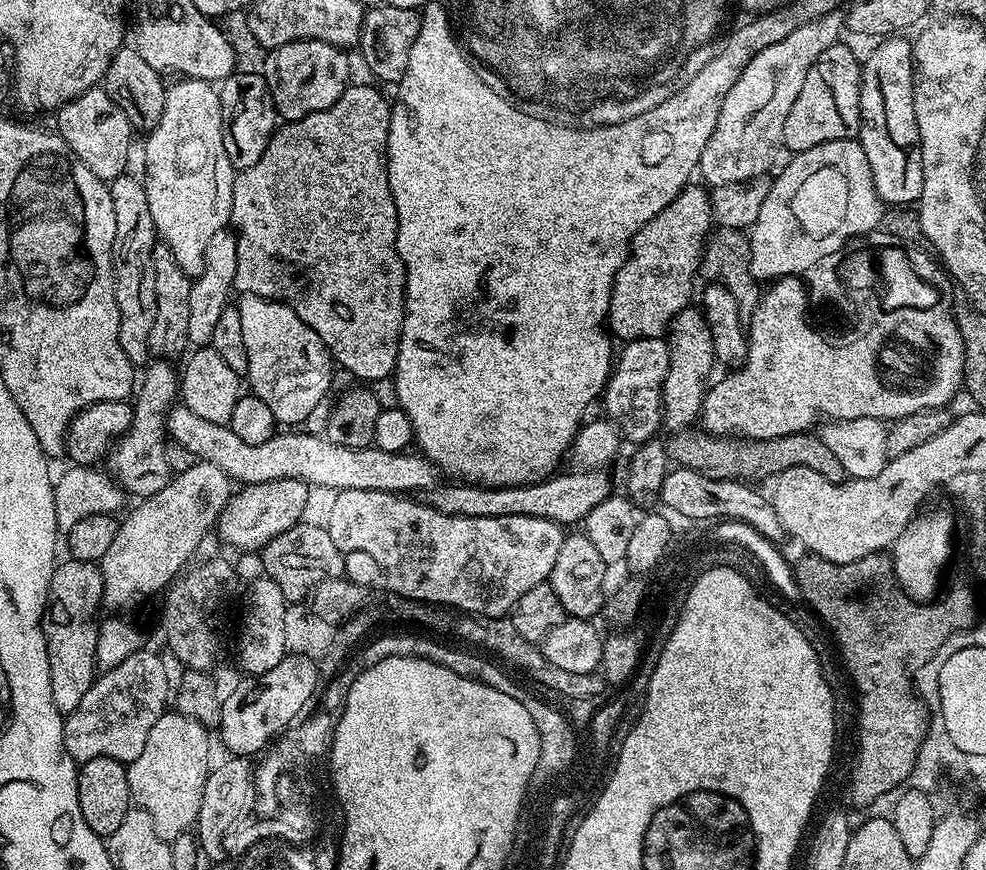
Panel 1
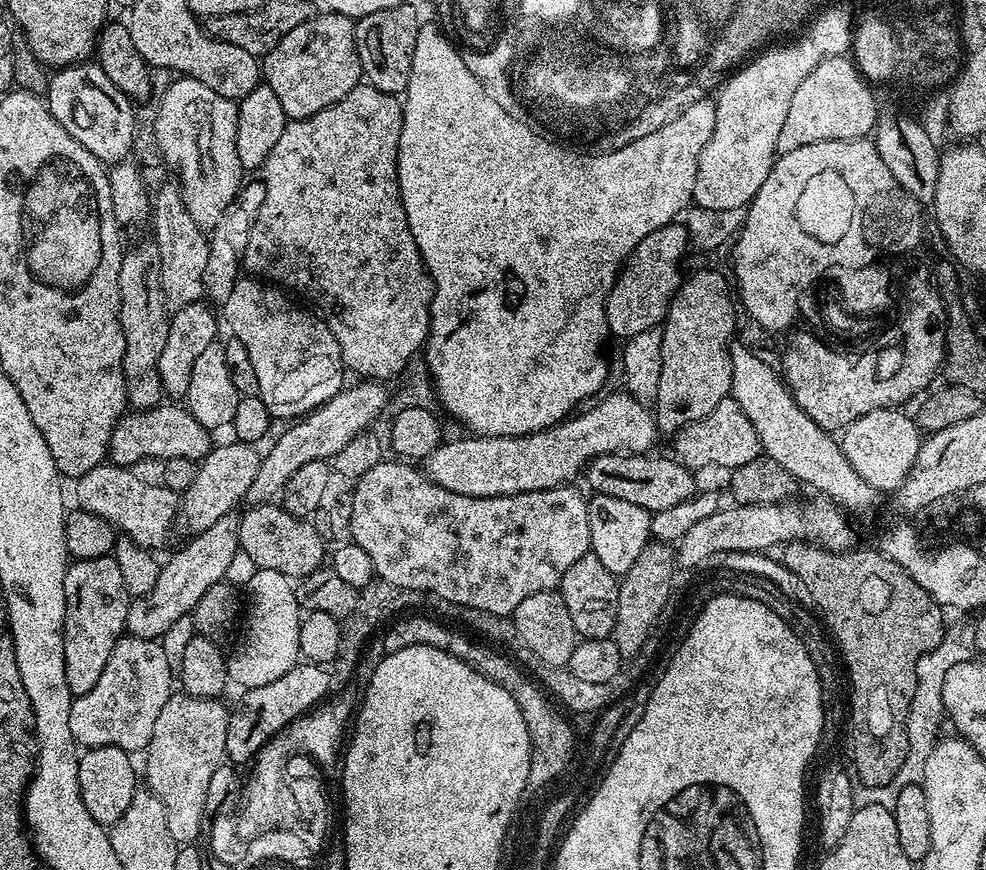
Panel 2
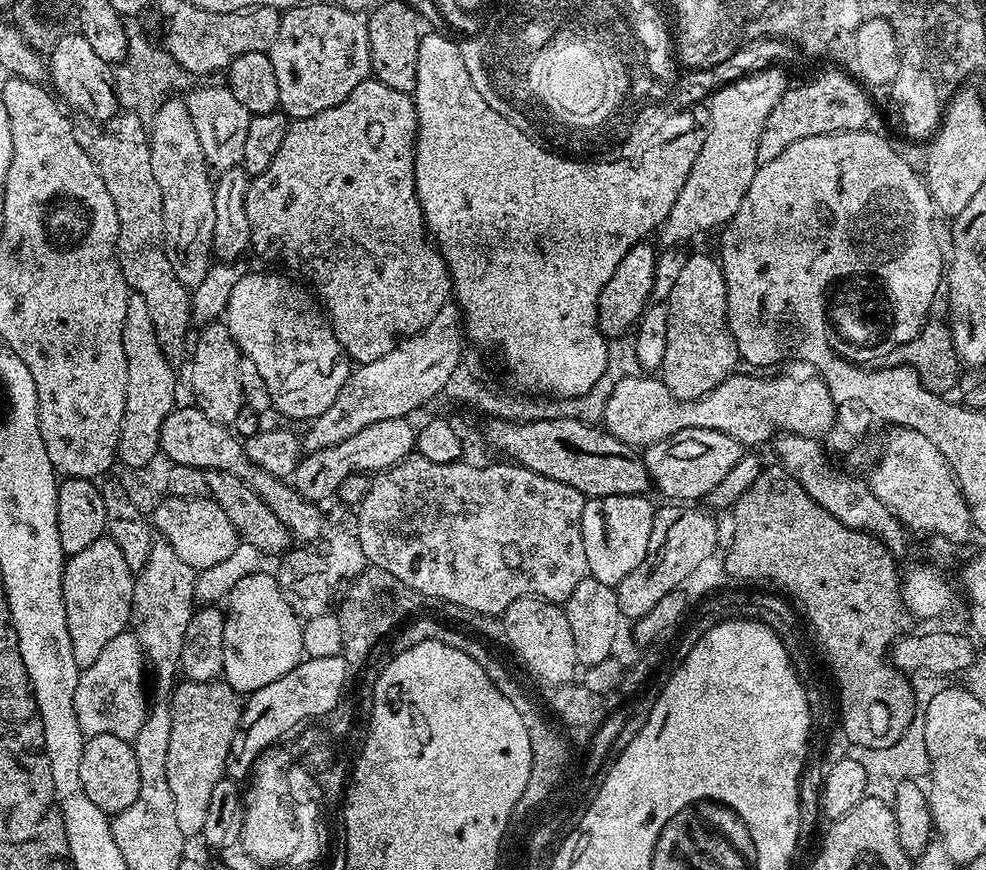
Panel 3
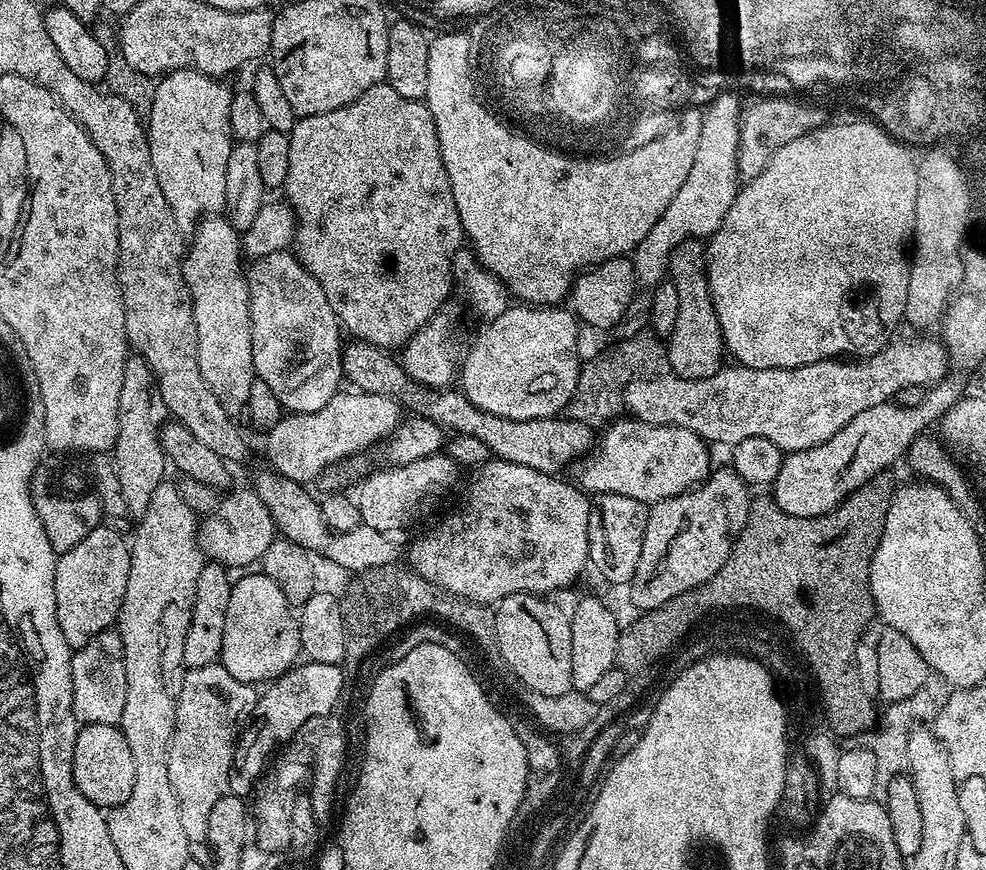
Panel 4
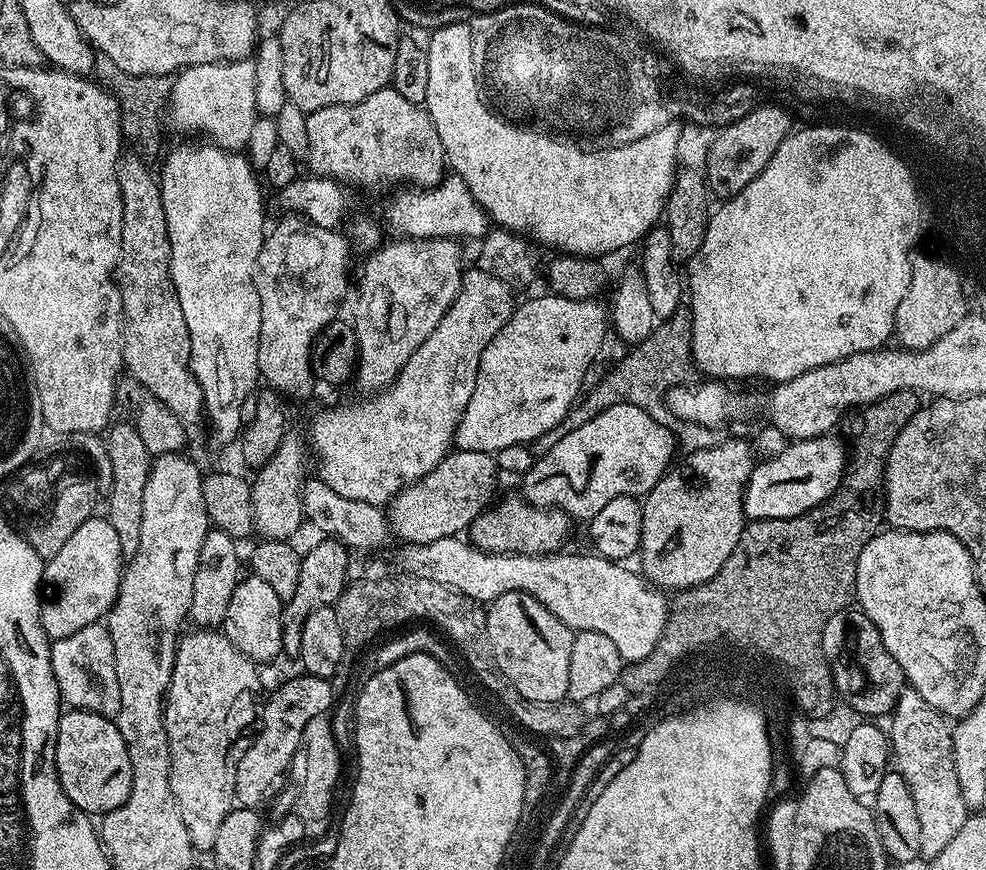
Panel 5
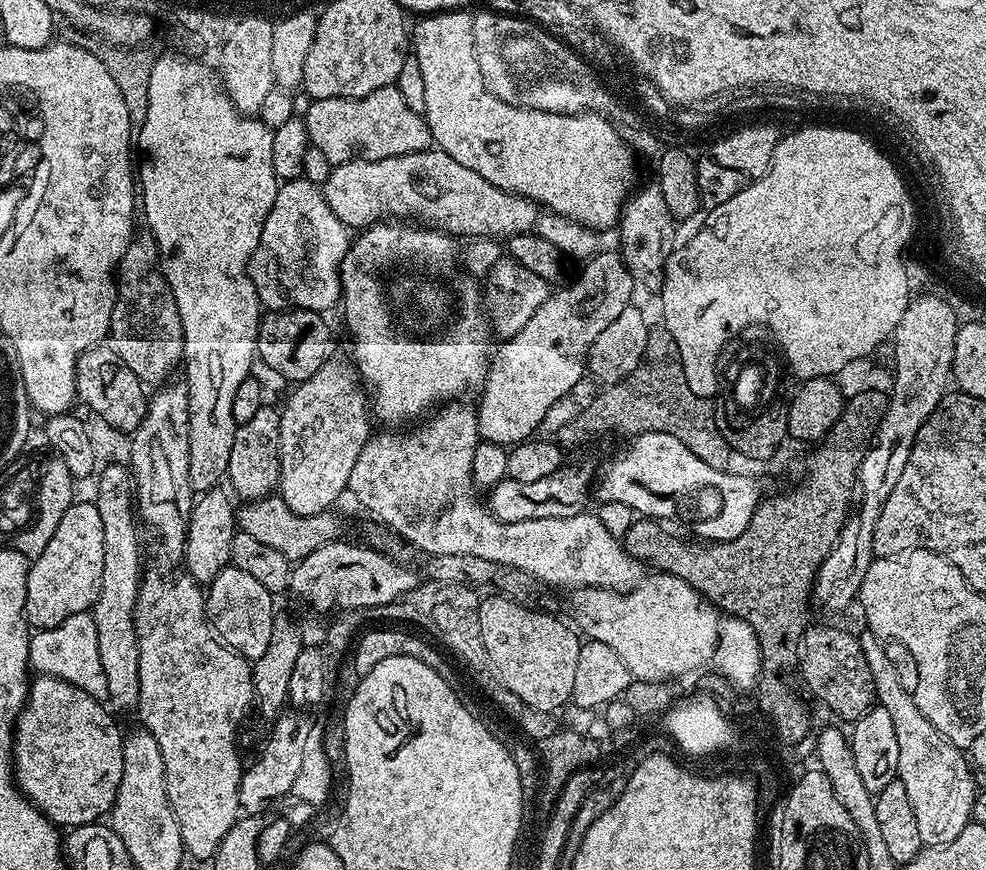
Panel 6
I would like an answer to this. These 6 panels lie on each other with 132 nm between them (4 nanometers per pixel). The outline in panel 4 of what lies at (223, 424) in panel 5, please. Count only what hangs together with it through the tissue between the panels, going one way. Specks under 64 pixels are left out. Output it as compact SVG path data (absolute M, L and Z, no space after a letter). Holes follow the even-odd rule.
M209 214L191 233L190 247L184 253L184 277L198 330L198 366L210 390L214 390L214 398L218 398L226 411L233 414L247 409L250 382L256 379L252 361L248 282L245 269L240 269L240 237L241 233L223 215Z

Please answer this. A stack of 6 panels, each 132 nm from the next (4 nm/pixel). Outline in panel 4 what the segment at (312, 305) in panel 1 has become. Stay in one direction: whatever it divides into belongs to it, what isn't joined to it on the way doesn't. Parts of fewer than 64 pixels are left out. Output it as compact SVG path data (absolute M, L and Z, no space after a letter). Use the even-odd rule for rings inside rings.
M381 82L370 86L366 94L362 94L354 102L338 110L299 117L291 132L288 133L288 141L290 142L290 170L286 173L282 195L285 196L283 199L296 216L294 255L298 257L303 268L320 283L326 294L326 302L330 302L336 319L340 321L341 329L347 335L349 332L349 337L364 340L368 344L385 350L403 349L408 339L419 328L426 326L430 318L447 305L444 303L447 302L448 295L454 292L452 259L466 240L464 227L458 218L458 206L454 206L450 178L442 162L434 118L430 114L427 103L402 98L402 94L397 94L388 83Z

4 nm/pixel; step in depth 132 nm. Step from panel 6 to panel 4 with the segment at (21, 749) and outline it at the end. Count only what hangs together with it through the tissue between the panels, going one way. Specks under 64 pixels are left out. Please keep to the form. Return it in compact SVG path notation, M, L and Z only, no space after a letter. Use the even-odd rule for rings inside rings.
M86 724L77 731L72 777L87 800L102 810L117 808L130 798L130 790L134 790L134 757L117 725Z

